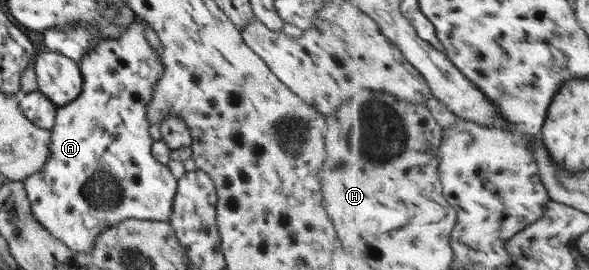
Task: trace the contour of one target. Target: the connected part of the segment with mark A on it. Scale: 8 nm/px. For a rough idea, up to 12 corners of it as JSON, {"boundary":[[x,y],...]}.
{"boundary":[[134,19],[78,60],[33,218],[86,253],[123,219],[167,221],[151,154],[163,67]]}

